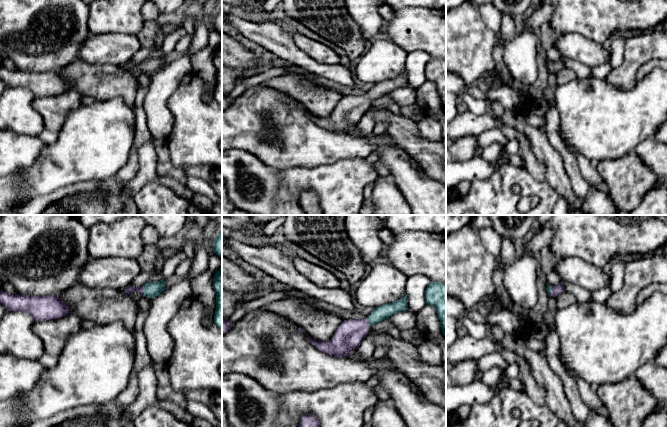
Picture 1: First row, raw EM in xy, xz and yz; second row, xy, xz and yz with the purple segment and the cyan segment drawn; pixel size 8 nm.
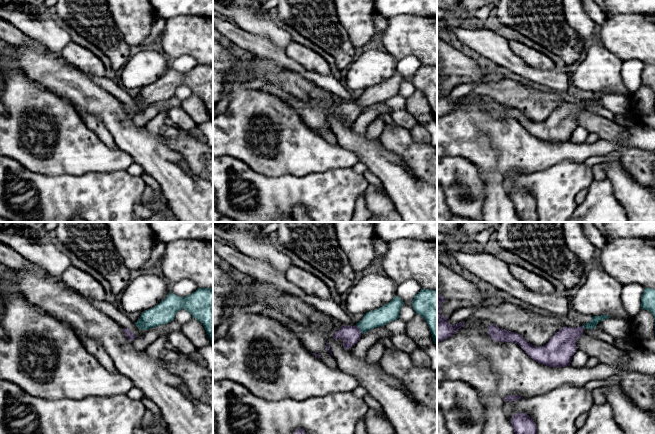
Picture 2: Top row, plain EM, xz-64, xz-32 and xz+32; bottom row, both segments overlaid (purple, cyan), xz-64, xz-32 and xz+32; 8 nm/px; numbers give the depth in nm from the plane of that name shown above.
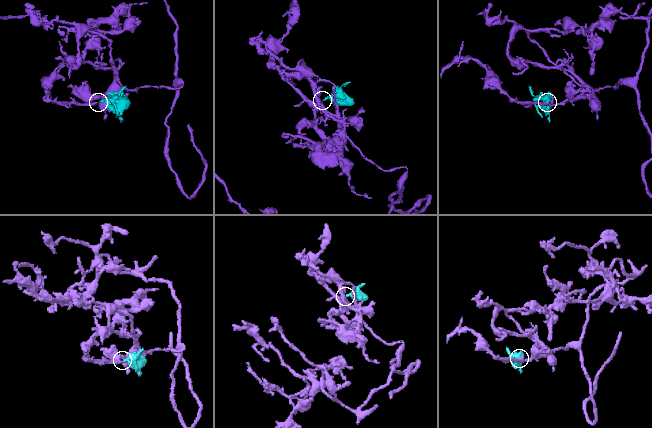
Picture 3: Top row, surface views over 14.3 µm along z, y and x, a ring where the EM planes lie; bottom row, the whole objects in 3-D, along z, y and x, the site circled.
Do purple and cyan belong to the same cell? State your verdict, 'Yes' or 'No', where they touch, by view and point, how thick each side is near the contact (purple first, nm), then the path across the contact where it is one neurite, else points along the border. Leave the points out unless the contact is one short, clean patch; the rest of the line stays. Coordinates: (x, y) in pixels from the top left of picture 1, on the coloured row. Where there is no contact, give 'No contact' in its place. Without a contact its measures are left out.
Yes. Touches purple at xy (143, 291). Thickness 50 nm (purple) against 130 nm. Path across: xy (129, 289), (143, 291), (151, 289)

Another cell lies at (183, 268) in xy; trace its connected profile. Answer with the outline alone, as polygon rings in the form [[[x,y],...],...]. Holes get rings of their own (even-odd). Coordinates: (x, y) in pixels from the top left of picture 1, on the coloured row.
[[[185,259],[177,266],[174,275],[177,276],[179,279],[185,279],[191,269],[191,266],[191,260]]]

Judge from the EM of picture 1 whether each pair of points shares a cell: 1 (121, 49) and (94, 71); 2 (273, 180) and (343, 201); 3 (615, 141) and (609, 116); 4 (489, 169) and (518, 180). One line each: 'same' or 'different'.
1: different
2: same
3: same
4: different

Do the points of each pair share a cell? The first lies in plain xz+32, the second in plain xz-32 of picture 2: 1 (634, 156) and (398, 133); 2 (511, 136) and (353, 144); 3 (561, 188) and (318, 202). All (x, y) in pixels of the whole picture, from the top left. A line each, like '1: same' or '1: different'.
1: same
2: different
3: same

